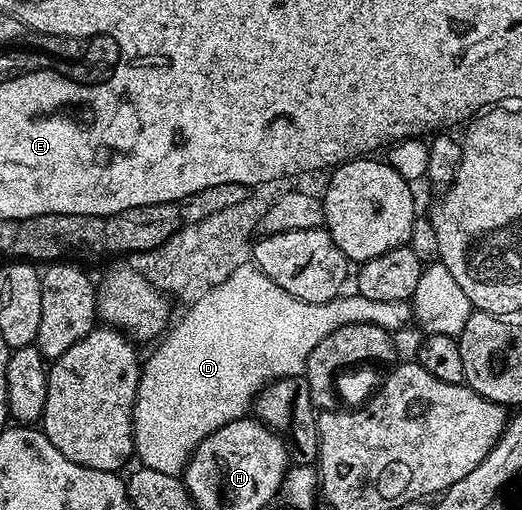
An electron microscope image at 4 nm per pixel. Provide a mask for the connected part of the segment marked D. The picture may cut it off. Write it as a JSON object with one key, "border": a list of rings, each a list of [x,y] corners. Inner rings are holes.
{"border":[[[244,265],[238,267],[236,271],[234,271],[231,275],[220,278],[218,282],[216,282],[215,288],[209,293],[205,293],[199,299],[196,299],[194,303],[190,304],[186,308],[187,311],[183,315],[183,320],[180,321],[179,324],[172,326],[170,330],[166,332],[166,335],[162,338],[162,341],[158,344],[159,348],[156,349],[155,352],[152,353],[151,356],[146,356],[145,362],[142,364],[140,373],[139,373],[139,384],[137,385],[137,389],[135,390],[135,404],[133,405],[133,441],[135,442],[135,450],[133,452],[134,458],[138,460],[140,464],[144,467],[148,467],[149,469],[157,469],[157,473],[169,473],[170,475],[179,475],[182,472],[183,468],[186,467],[188,461],[191,459],[191,455],[197,449],[197,445],[201,445],[201,441],[205,441],[205,437],[209,437],[212,435],[214,431],[217,429],[221,429],[225,425],[229,425],[229,421],[237,421],[238,419],[244,418],[248,414],[247,411],[251,407],[251,402],[254,401],[255,395],[257,396],[262,392],[263,388],[267,386],[267,384],[272,383],[275,379],[284,379],[285,377],[293,377],[294,375],[303,375],[307,370],[307,362],[309,361],[309,353],[313,353],[313,349],[317,349],[317,345],[321,342],[325,337],[329,337],[329,333],[333,333],[333,329],[337,329],[338,327],[344,327],[347,323],[373,323],[378,327],[385,329],[386,331],[392,333],[398,333],[399,330],[402,329],[403,326],[408,322],[409,324],[413,319],[413,308],[406,299],[402,299],[401,301],[369,301],[369,297],[365,297],[364,295],[360,295],[358,293],[352,293],[352,295],[347,295],[348,293],[340,294],[338,297],[334,299],[330,299],[329,301],[325,301],[324,303],[310,303],[309,301],[301,301],[297,297],[293,297],[289,293],[285,293],[285,289],[281,289],[281,285],[277,285],[274,283],[268,275],[264,275],[262,271],[259,270],[258,267],[254,265]]]}

